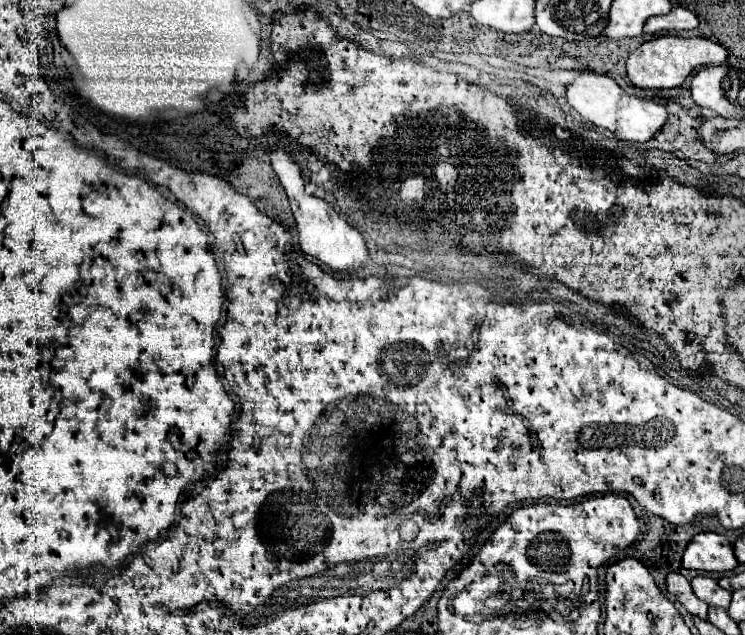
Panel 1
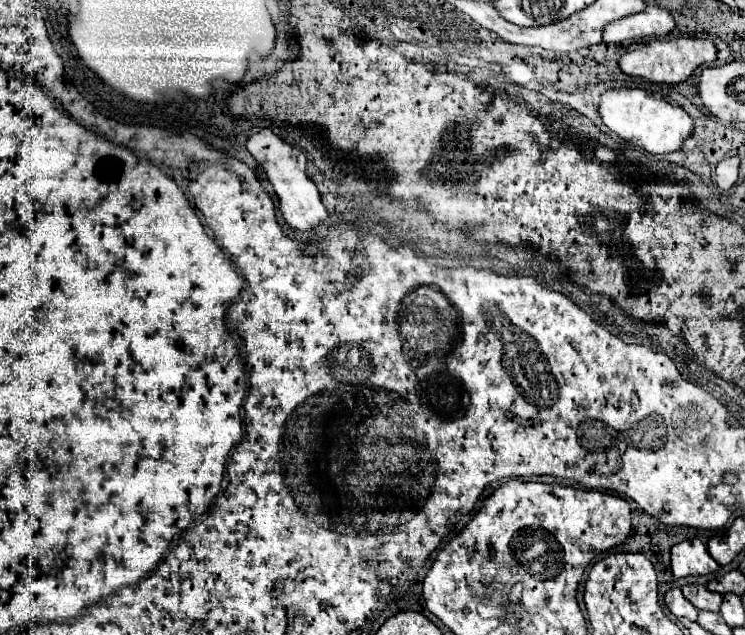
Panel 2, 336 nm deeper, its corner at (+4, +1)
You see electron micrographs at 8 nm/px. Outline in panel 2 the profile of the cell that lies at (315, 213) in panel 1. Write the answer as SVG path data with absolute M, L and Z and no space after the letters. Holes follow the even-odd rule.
M260 129L258 133L254 133L248 139L246 147L252 153L252 157L262 165L262 169L266 171L268 181L272 183L272 187L280 199L282 217L294 231L308 231L308 229L320 225L328 217L328 211L322 205L316 185L306 175L306 157L298 147L288 145L278 135L274 135L270 129Z

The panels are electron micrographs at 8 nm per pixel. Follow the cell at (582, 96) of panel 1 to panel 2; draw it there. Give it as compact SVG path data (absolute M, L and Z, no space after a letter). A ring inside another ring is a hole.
M641 88L608 89L602 95L600 117L610 131L620 135L628 143L646 149L652 155L678 151L694 131L694 121L682 107L664 99L654 99L652 93Z

